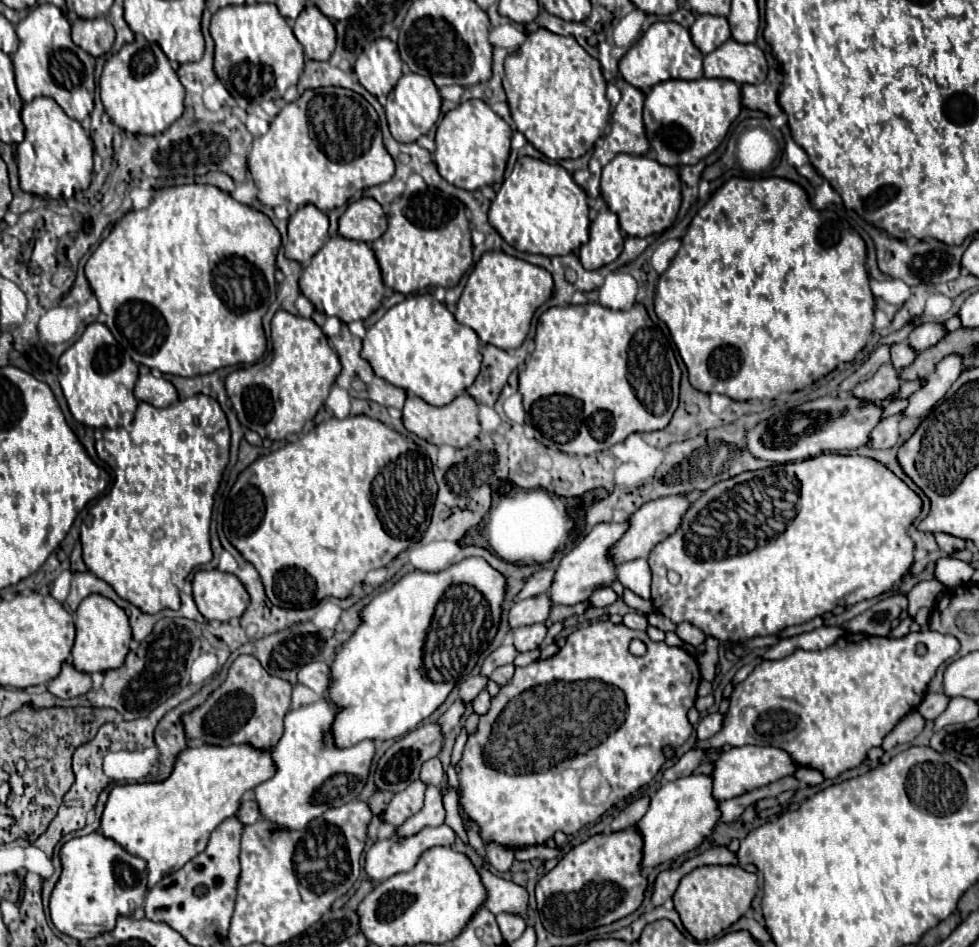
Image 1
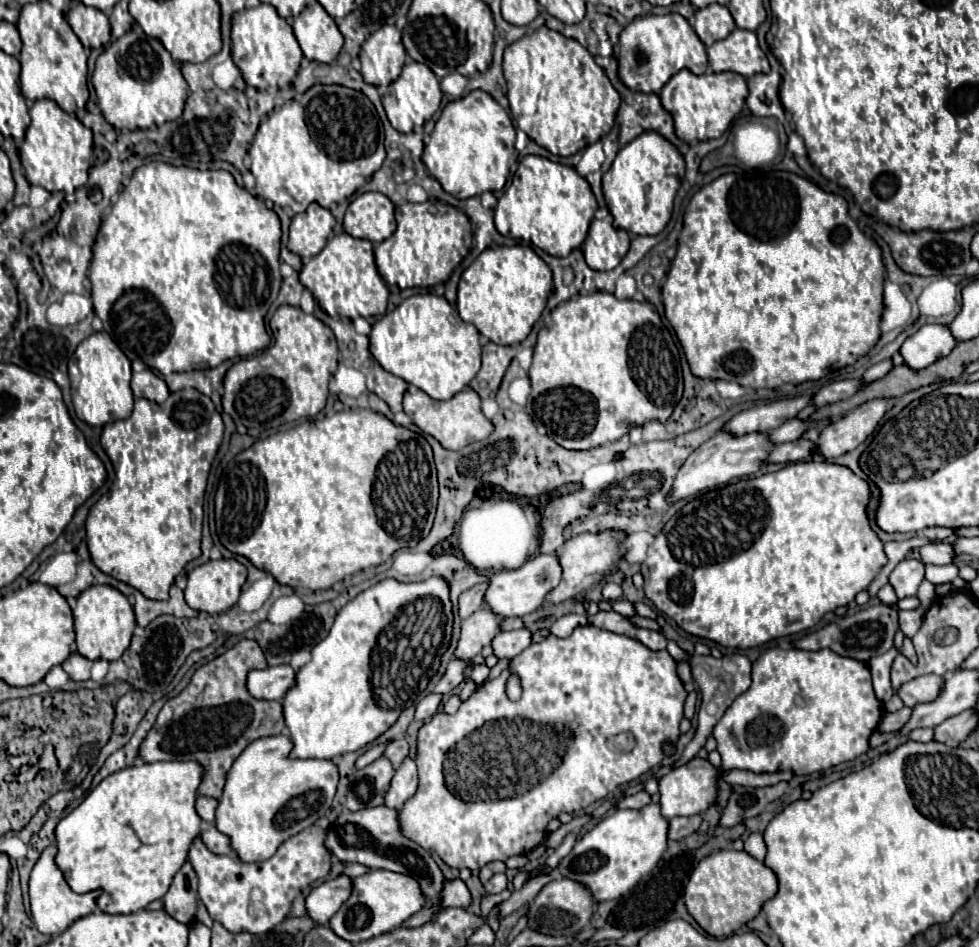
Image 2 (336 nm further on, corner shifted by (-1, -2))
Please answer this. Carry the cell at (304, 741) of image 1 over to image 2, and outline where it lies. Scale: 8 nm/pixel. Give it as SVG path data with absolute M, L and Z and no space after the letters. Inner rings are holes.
M278 734L272 738L260 738L238 756L226 778L224 794L216 810L216 828L230 836L232 850L238 854L242 862L262 862L272 858L284 840L312 826L332 806L340 780L338 766L332 760L292 760L288 758L290 750L292 750L290 736Z

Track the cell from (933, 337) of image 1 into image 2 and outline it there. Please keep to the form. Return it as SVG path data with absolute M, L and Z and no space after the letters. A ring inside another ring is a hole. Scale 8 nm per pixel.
M888 358L888 360L882 360L882 362L878 362L878 364L874 364L874 366L870 366L870 368L866 370L866 374L864 374L864 380L866 380L866 382L874 382L874 380L878 380L878 378L886 376L886 374L888 374L892 368L894 368L894 364L892 364L892 358Z

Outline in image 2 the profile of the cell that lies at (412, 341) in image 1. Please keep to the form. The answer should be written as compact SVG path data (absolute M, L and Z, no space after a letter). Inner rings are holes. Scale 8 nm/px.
M414 294L406 298L394 312L384 314L370 332L370 352L376 362L390 374L404 378L408 384L424 390L434 400L450 400L462 388L470 384L470 380L480 370L480 334L472 324L466 324L458 312L448 304L444 296L436 294Z

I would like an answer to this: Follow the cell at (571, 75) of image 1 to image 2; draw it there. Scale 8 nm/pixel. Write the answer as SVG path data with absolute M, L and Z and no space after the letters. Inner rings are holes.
M546 26L538 28L530 36L522 36L504 50L504 78L514 124L554 156L572 156L582 148L598 142L602 134L610 132L616 110L620 106L620 94L614 90L608 76L594 62L590 52L580 42L566 38Z

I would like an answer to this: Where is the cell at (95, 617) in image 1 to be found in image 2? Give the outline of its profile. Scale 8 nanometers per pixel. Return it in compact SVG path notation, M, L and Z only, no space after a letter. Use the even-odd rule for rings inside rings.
M90 586L78 596L74 608L76 648L88 660L118 660L130 646L132 632L136 628L134 610L124 594L112 586Z

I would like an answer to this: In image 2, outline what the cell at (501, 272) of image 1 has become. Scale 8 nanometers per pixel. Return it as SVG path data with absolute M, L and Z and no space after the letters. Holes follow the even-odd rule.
M528 246L484 250L462 274L458 284L458 314L494 344L520 344L546 308L552 292L552 270Z

